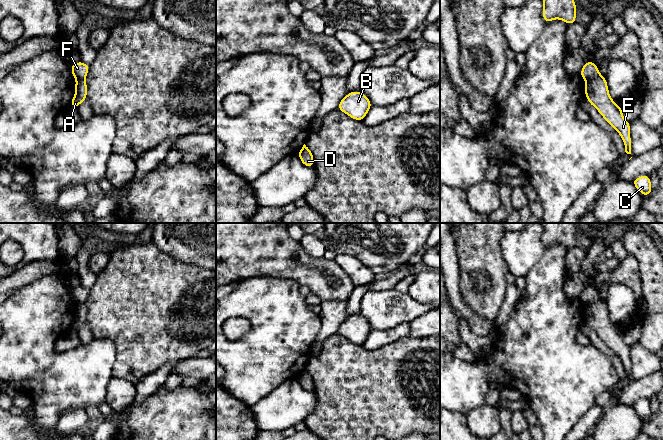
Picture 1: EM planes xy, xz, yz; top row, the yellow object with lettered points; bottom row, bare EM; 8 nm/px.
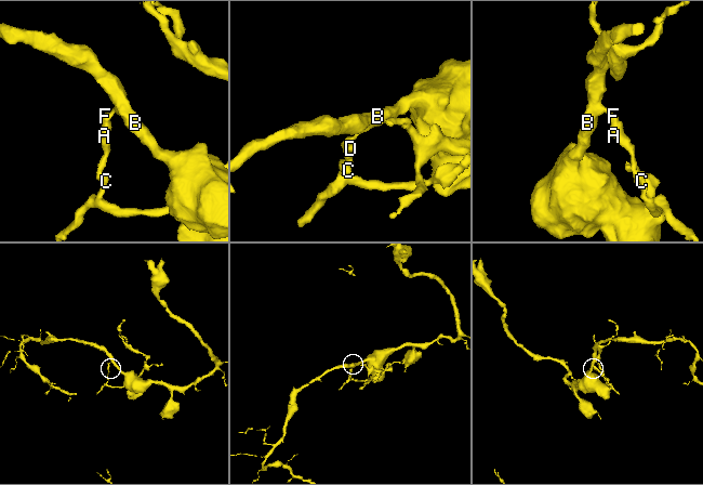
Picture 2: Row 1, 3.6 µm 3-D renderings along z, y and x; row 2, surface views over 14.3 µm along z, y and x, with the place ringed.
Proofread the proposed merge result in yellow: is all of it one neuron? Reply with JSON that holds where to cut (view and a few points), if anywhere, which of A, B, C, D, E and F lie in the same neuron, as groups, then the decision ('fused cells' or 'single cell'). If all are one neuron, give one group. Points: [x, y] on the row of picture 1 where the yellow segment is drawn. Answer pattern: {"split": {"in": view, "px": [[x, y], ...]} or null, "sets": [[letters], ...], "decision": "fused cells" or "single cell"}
{"split": {"in": "yz", "px": [[600, 74], [586, 81]]}, "sets": [["A", "C", "D", "E"], ["B", "F"]], "decision": "fused cells"}

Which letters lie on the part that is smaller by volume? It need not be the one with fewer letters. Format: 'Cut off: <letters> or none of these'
Cut off: A, C, D, E

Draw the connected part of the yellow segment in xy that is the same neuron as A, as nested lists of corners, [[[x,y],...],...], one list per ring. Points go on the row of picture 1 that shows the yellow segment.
[[[81,79],[75,83],[75,95],[73,96],[72,101],[69,103],[69,105],[77,108],[86,99],[87,83],[85,79]]]

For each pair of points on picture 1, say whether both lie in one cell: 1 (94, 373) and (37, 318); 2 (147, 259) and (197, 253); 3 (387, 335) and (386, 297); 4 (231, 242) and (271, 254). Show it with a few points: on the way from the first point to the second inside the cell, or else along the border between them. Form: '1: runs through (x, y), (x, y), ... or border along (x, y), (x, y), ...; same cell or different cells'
1: runs through (74, 373), (69, 373), (38, 342), (37, 338); same cell
2: border along (152, 243), (163, 252), (180, 261), (194, 265); different cells
3: border along (408, 322), (402, 322), (389, 329), (372, 331); different cells
4: runs through (241, 242), (252, 242), (261, 246); same cell

